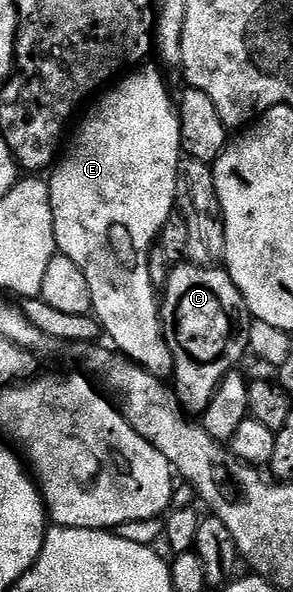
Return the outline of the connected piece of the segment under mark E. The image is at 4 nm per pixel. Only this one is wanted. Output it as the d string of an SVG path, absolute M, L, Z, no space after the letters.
M137 68L135 71L119 78L87 110L87 113L89 112L88 118L81 123L80 130L77 131L76 138L72 141L72 146L70 146L70 141L66 152L57 160L50 176L47 178L47 182L50 191L50 203L54 211L54 235L56 236L57 250L74 263L78 263L82 275L86 275L86 283L90 287L90 295L92 296L92 313L96 320L100 322L101 330L106 334L106 337L109 337L107 340L125 357L131 357L133 361L139 363L143 369L153 373L155 377L168 379L172 376L172 349L168 346L168 340L164 338L162 305L158 300L158 291L153 287L150 279L150 255L157 244L160 230L168 222L168 216L176 209L176 172L182 156L182 146L180 144L180 115L177 102L174 97L168 94L168 85L164 82L163 75L156 69L148 68Z

